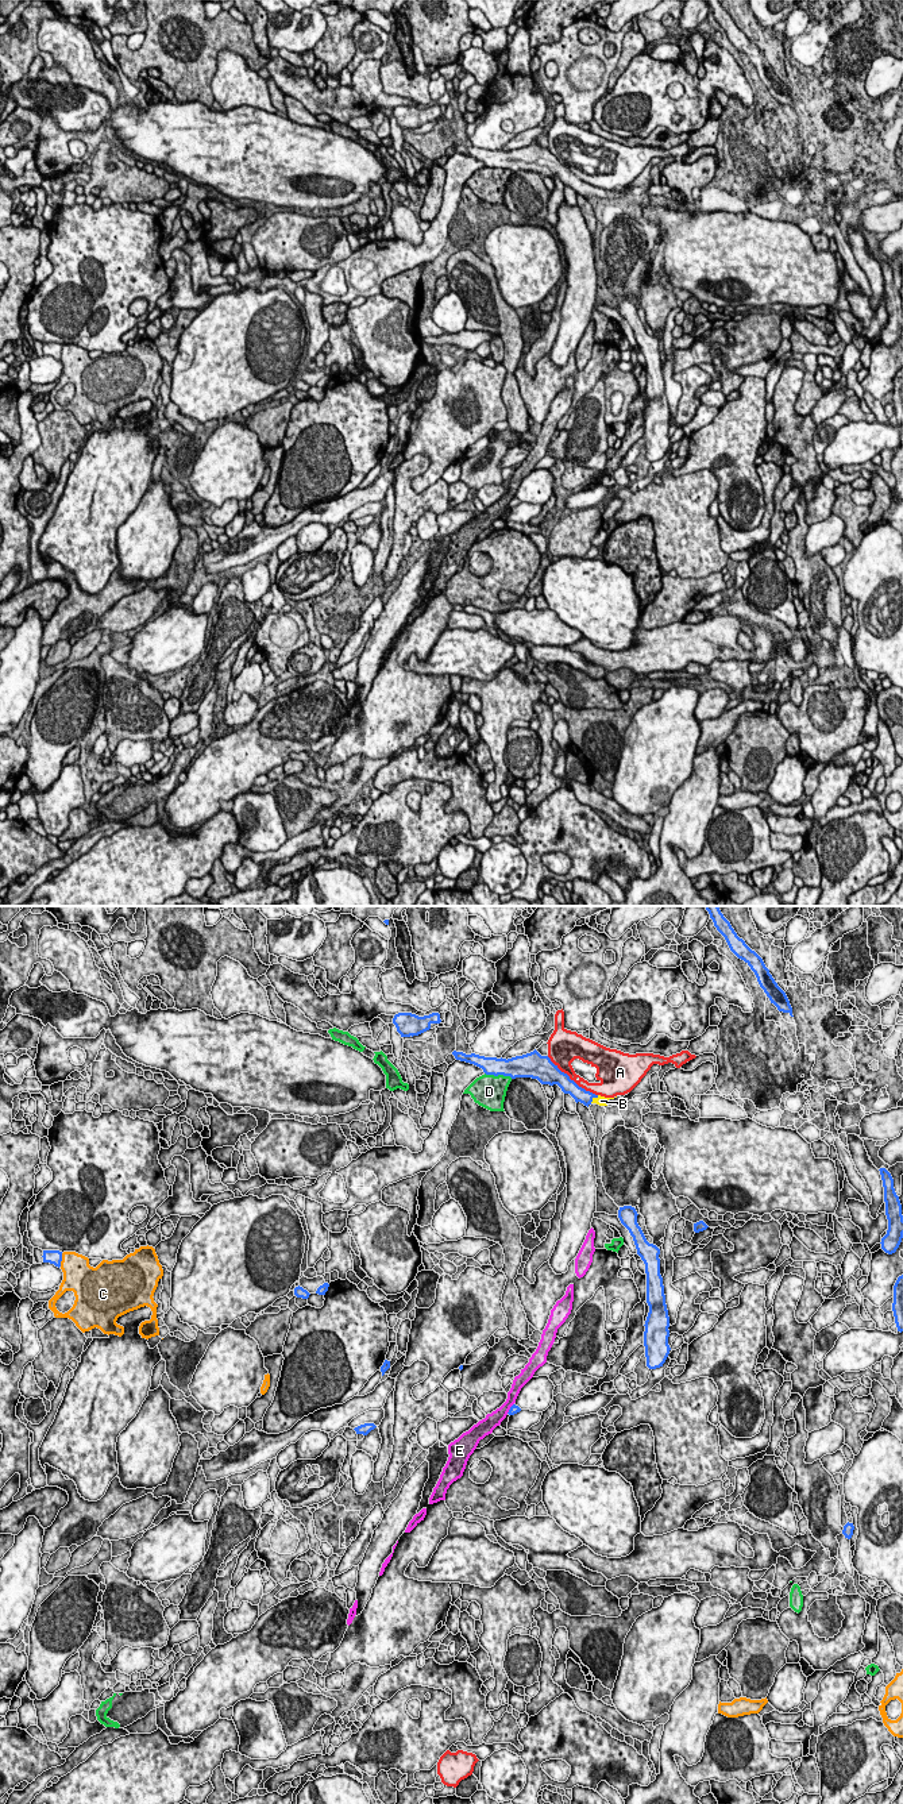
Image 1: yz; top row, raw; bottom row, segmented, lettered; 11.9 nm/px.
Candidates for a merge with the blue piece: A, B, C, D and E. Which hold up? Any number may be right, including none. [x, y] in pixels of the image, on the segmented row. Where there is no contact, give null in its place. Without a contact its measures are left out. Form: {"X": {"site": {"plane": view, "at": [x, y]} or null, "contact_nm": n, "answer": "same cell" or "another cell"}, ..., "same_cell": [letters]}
{"A": {"site": {"plane": "yz", "at": [572, 1080]}, "contact_nm": 750, "answer": "another cell"}, "B": {"site": {"plane": "yz", "at": [594, 1097]}, "contact_nm": 140, "answer": "same cell"}, "C": {"site": {"plane": "yz", "at": [61, 1260]}, "contact_nm": 160, "answer": "another cell"}, "D": {"site": {"plane": "yz", "at": [498, 1074]}, "contact_nm": 340, "answer": "another cell"}, "E": {"site": {"plane": "yz", "at": [510, 1409]}, "contact_nm": 150, "answer": "another cell"}, "same_cell": ["B"]}

